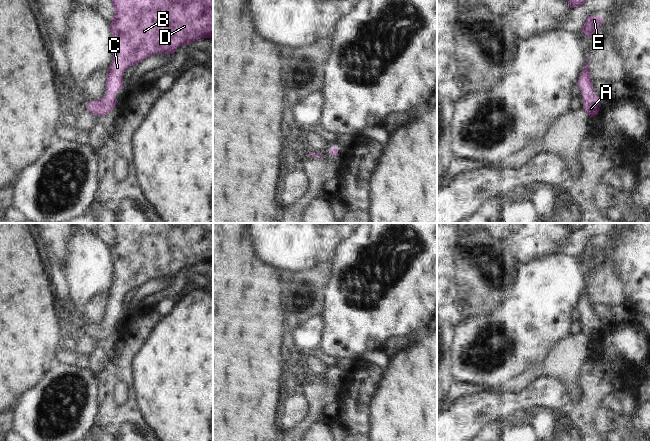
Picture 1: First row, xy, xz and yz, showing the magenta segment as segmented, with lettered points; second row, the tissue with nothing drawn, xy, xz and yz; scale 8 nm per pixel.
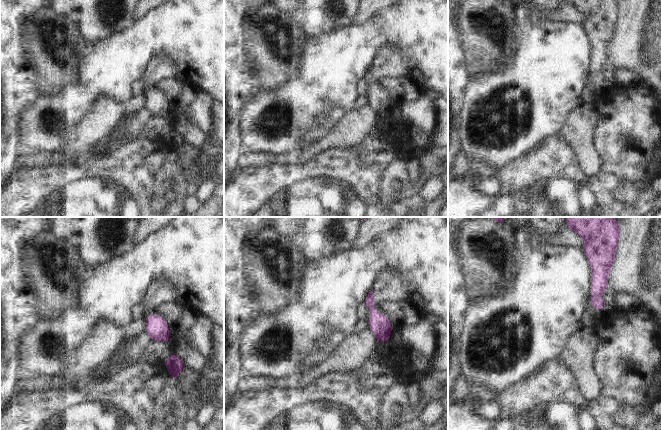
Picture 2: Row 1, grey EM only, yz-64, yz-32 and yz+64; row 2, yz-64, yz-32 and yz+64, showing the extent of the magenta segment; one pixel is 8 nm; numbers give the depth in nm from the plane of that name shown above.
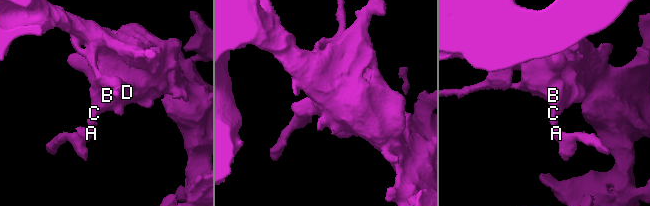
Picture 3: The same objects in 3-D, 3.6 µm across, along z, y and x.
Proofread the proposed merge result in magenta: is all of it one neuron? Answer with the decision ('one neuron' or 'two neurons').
one neuron

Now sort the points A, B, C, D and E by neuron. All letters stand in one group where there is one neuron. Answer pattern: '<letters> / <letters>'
A B C D E

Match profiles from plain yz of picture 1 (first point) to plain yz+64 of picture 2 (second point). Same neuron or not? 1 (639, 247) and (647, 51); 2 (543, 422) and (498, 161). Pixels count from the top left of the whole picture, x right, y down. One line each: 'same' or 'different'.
1: same
2: different

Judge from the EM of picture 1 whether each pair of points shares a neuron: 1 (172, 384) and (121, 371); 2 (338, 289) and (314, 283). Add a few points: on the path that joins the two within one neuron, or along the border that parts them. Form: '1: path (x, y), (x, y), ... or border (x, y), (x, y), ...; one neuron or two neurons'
1: border (137, 351), (132, 360), (132, 385), (135, 397); two neurons
2: border (331, 263), (322, 309); two neurons

